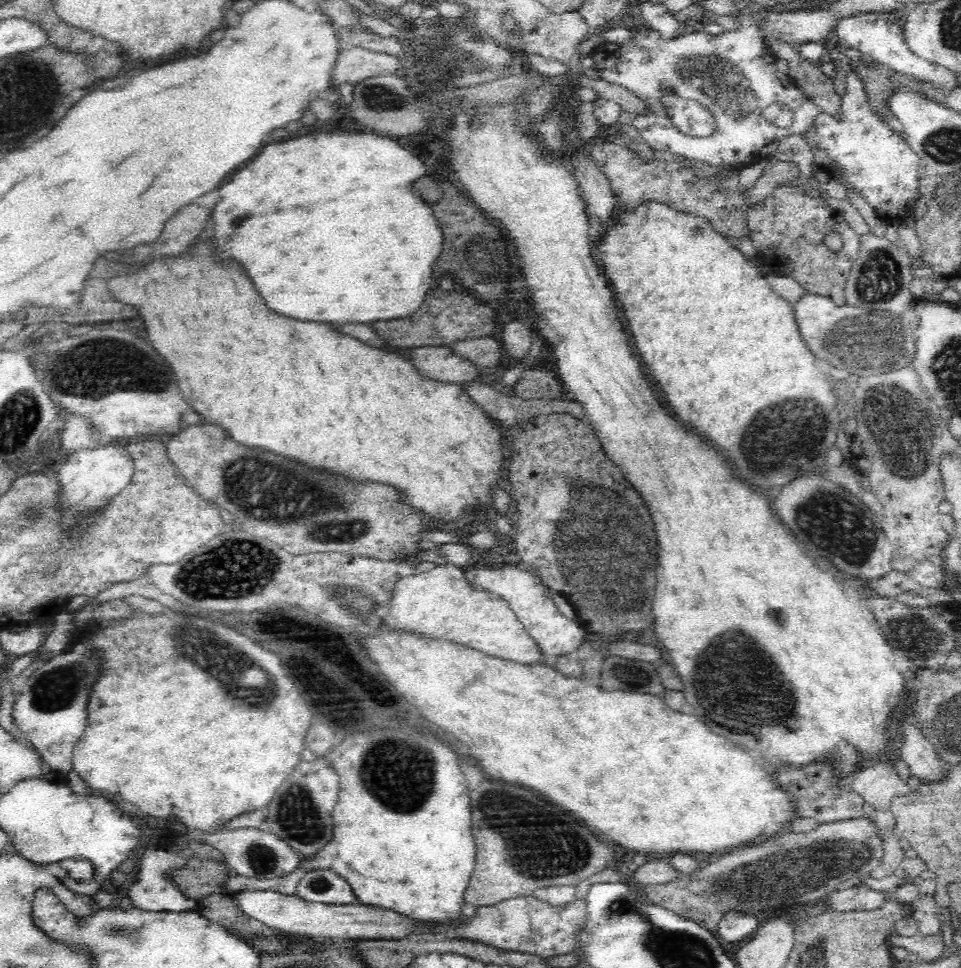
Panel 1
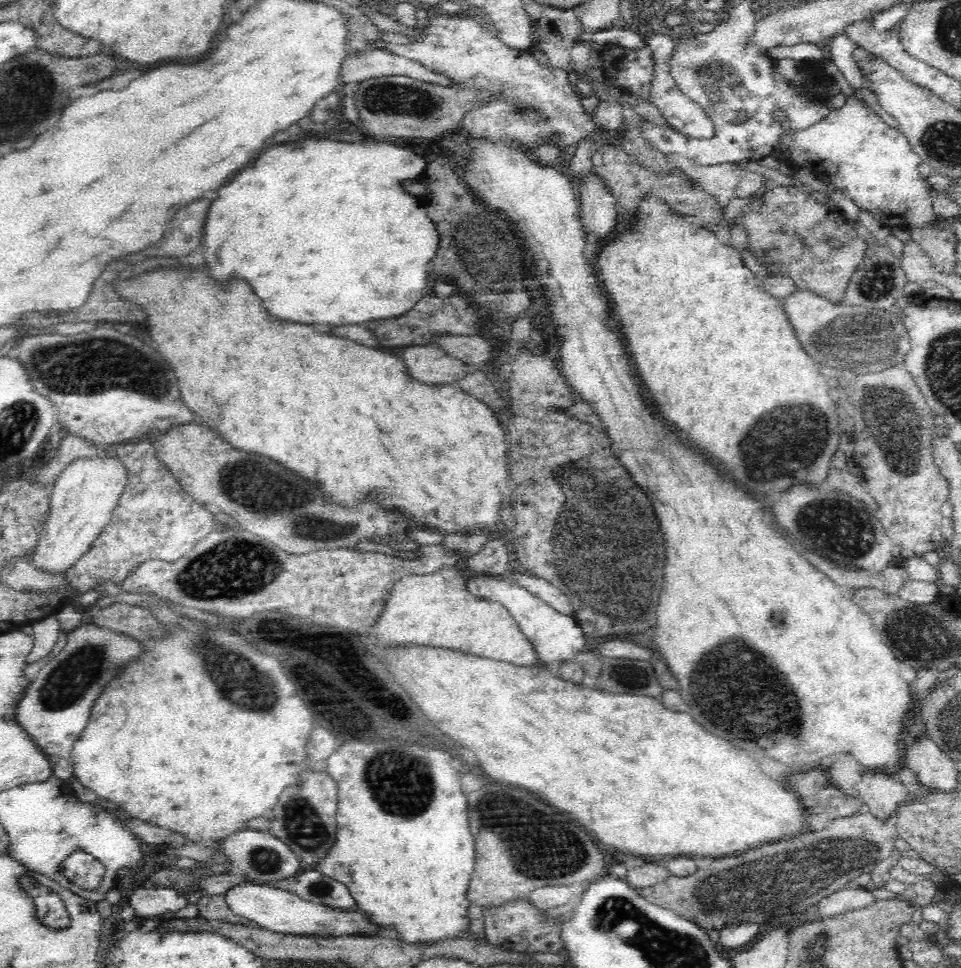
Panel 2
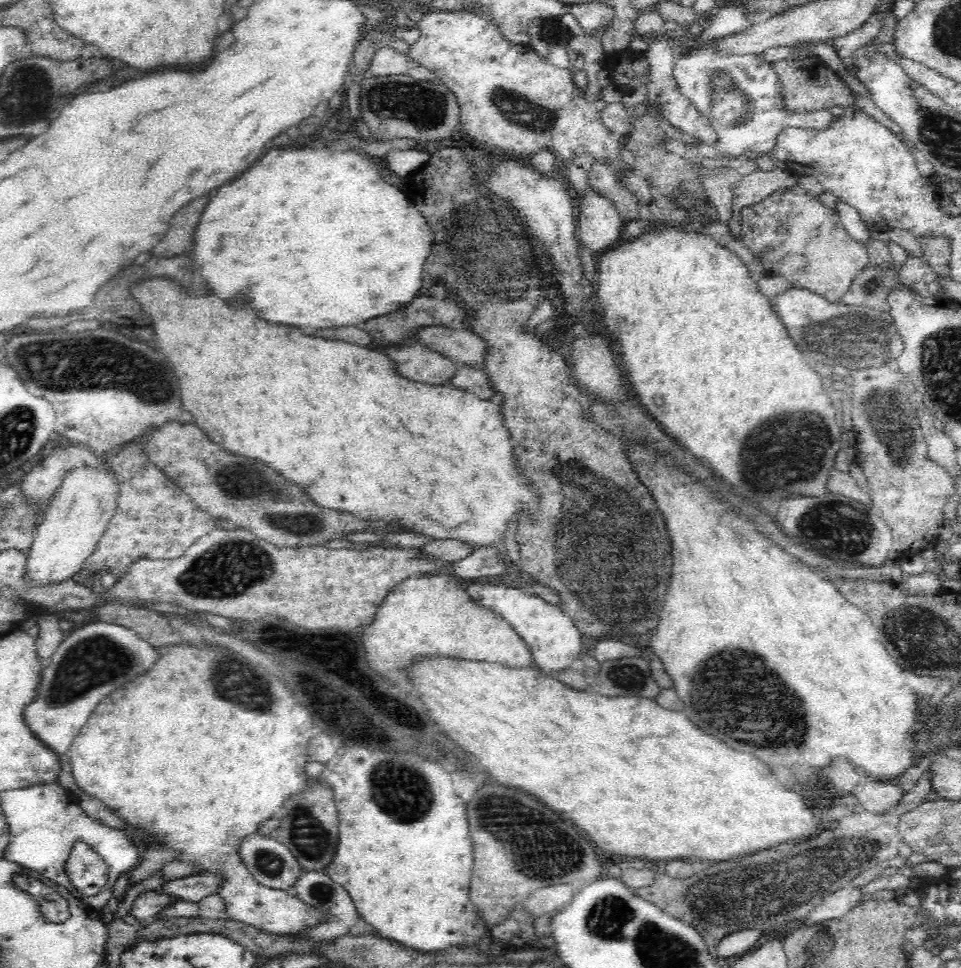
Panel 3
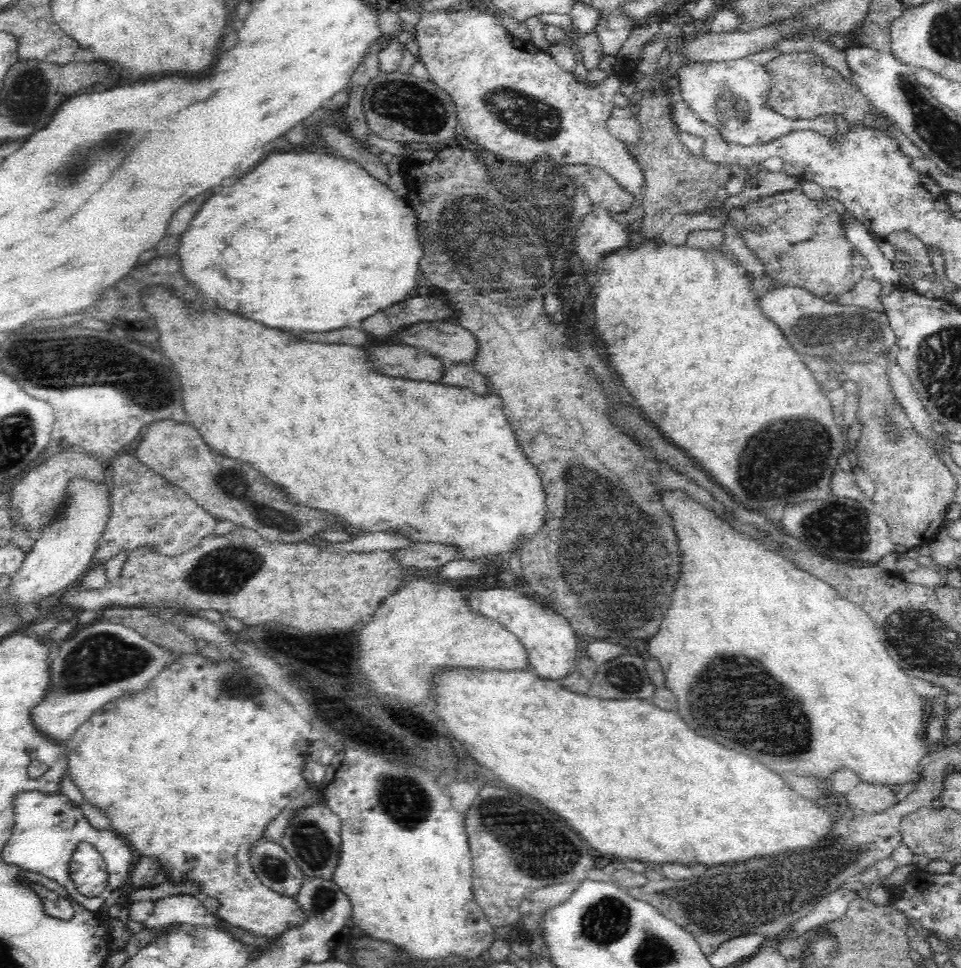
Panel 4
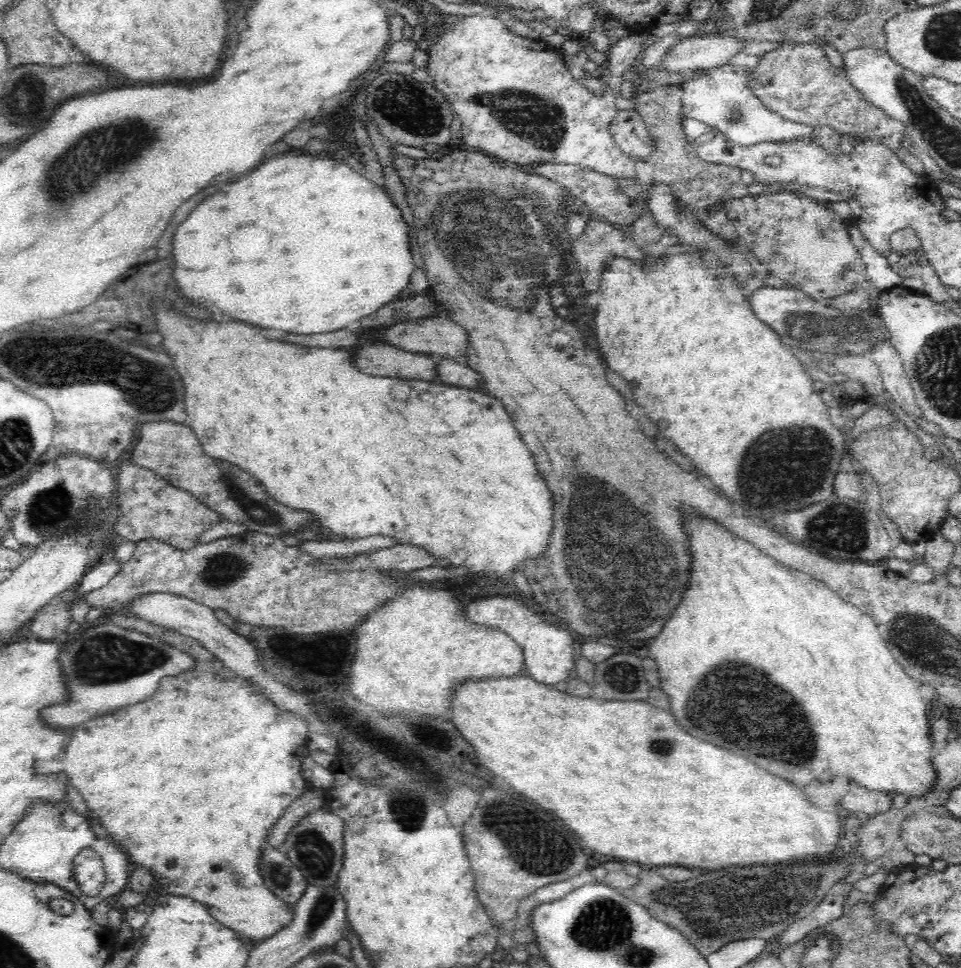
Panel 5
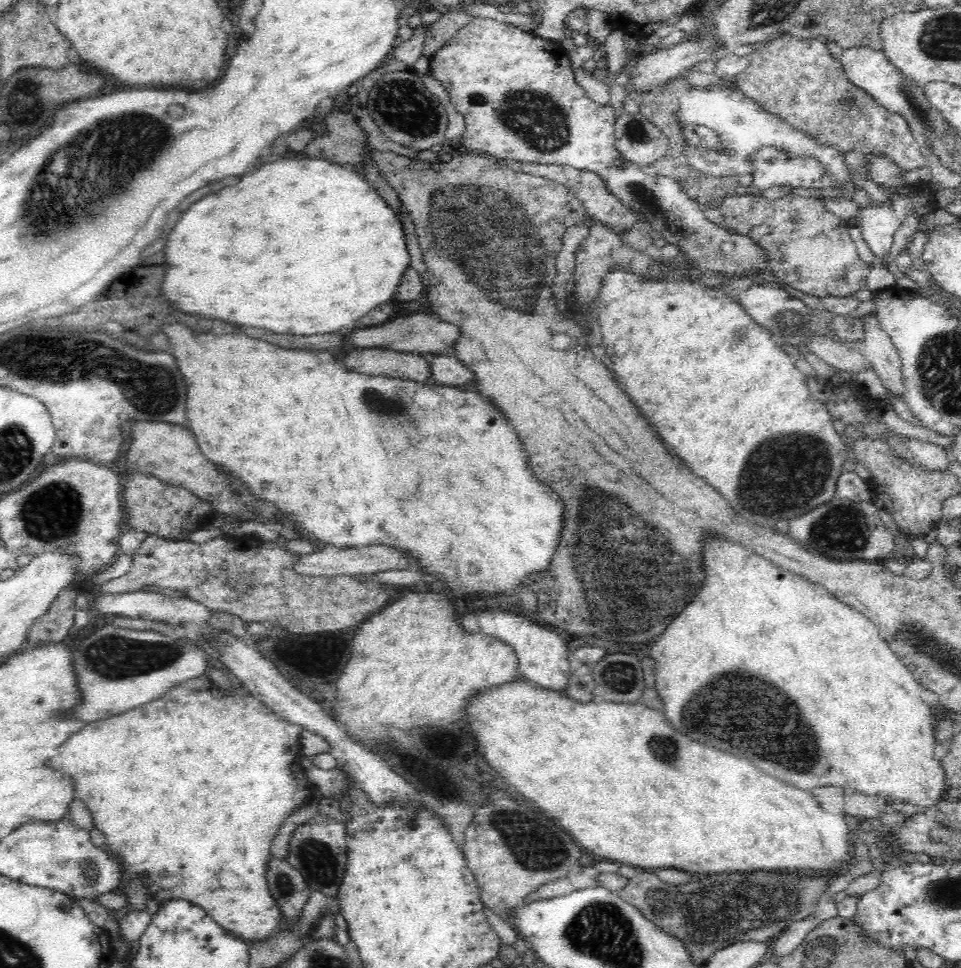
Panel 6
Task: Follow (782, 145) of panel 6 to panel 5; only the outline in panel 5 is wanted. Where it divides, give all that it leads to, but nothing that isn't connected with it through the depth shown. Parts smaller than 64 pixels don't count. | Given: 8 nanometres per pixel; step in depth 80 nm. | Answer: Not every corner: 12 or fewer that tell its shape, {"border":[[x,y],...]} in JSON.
{"border":[[752,69],[698,70],[682,82],[683,114],[742,146],[816,138],[841,150],[828,124],[772,112]]}

